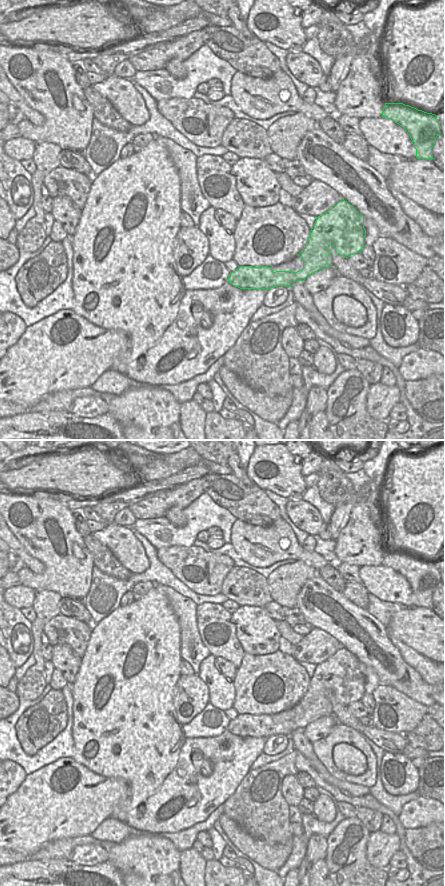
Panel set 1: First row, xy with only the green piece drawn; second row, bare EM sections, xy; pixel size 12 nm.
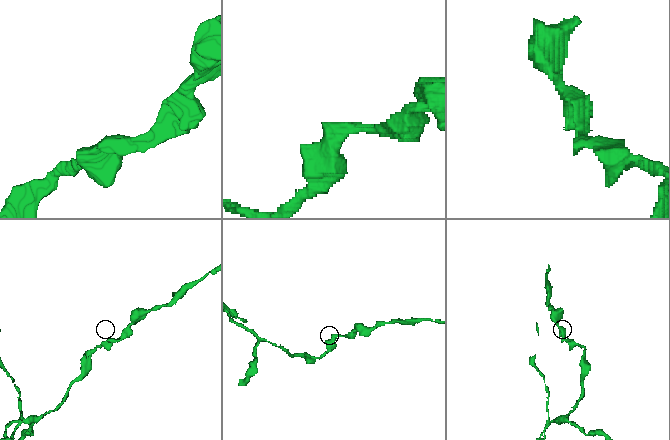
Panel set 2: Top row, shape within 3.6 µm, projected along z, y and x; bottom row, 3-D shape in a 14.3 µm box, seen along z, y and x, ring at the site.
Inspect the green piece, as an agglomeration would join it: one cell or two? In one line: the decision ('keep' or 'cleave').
keep

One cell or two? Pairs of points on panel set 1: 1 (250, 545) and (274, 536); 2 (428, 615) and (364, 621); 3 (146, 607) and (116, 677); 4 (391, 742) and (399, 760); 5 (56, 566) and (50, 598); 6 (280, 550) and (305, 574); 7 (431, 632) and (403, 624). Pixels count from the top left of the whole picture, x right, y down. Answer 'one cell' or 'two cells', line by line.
1: one cell
2: two cells
3: one cell
4: two cells
5: two cells
6: two cells
7: one cell

